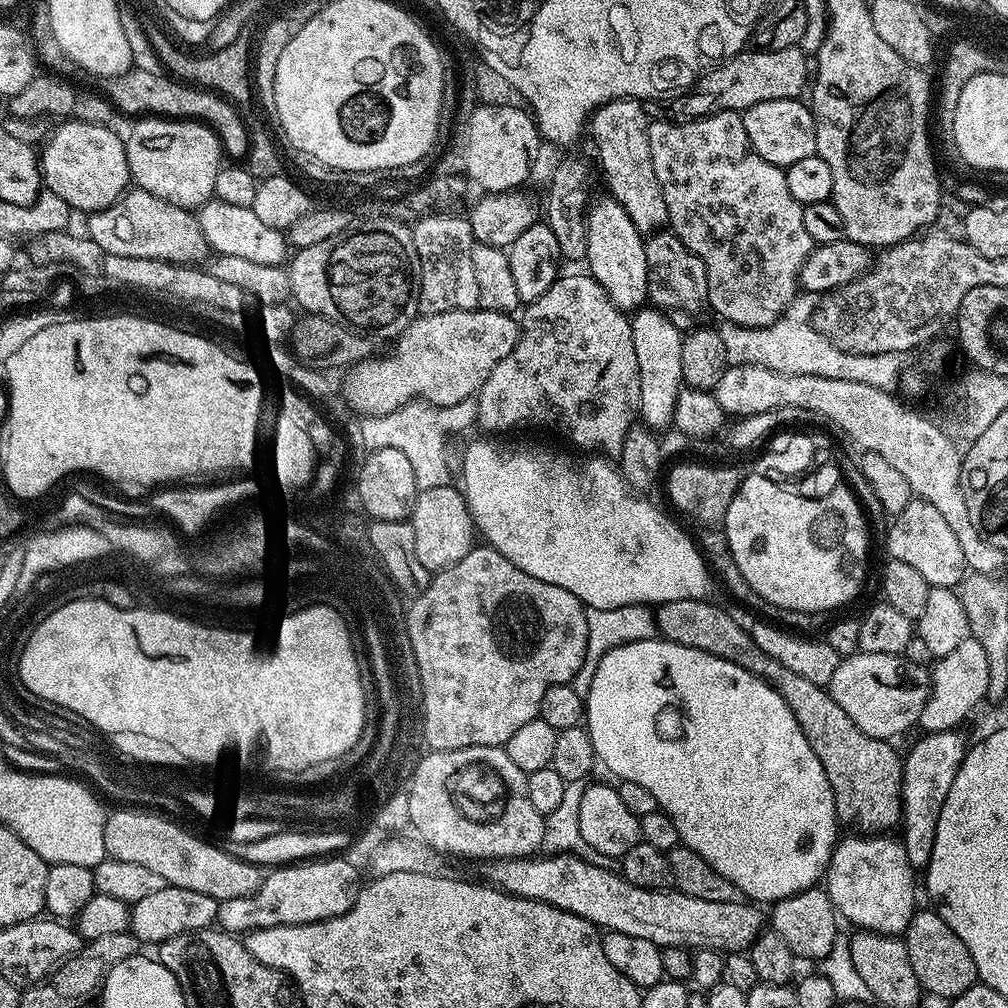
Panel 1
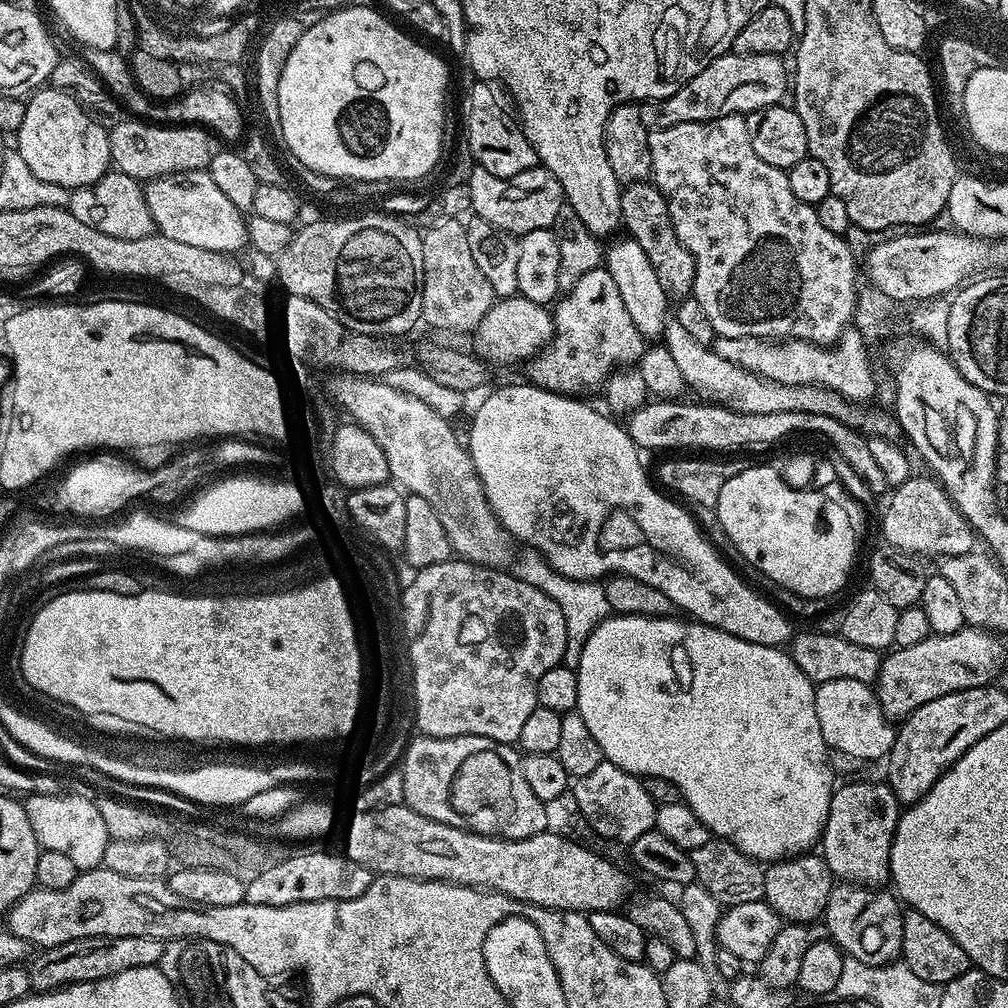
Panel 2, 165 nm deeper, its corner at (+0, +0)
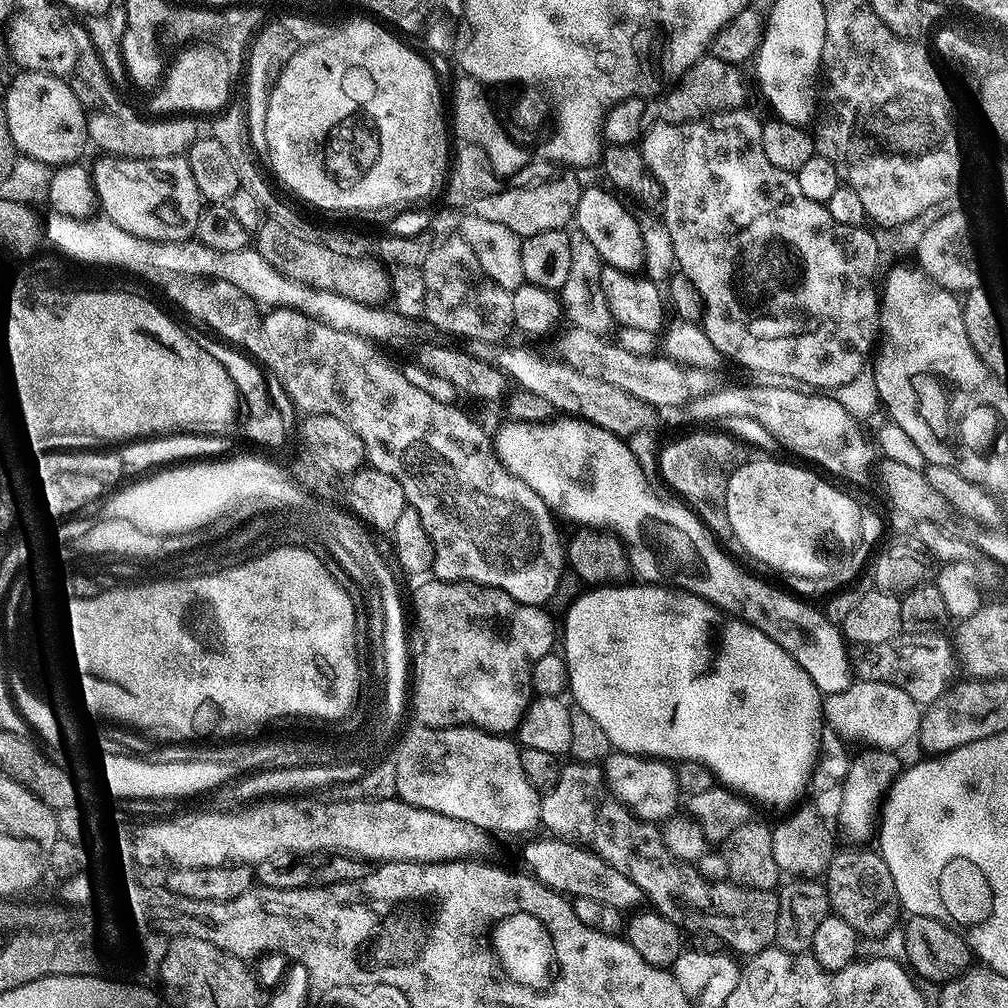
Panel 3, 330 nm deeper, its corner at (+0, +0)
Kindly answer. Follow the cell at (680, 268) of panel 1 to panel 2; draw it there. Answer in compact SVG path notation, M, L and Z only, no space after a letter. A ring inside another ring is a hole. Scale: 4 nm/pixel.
M647 179L625 183L620 197L622 198L622 218L621 225L626 229L627 235L636 240L642 246L643 253L650 258L650 263L654 266L654 271L658 274L658 279L668 294L677 298L684 298L689 295L694 286L694 274L696 273L696 263L682 246L678 234L674 230L674 222L668 213L668 203L666 198L656 189L655 183Z

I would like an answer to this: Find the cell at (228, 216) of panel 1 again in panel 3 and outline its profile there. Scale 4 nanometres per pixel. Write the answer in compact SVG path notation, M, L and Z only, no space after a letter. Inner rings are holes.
M104 154L99 158L90 168L92 180L103 211L114 223L138 238L162 242L190 240L197 235L206 201L194 180L187 155L124 160Z

